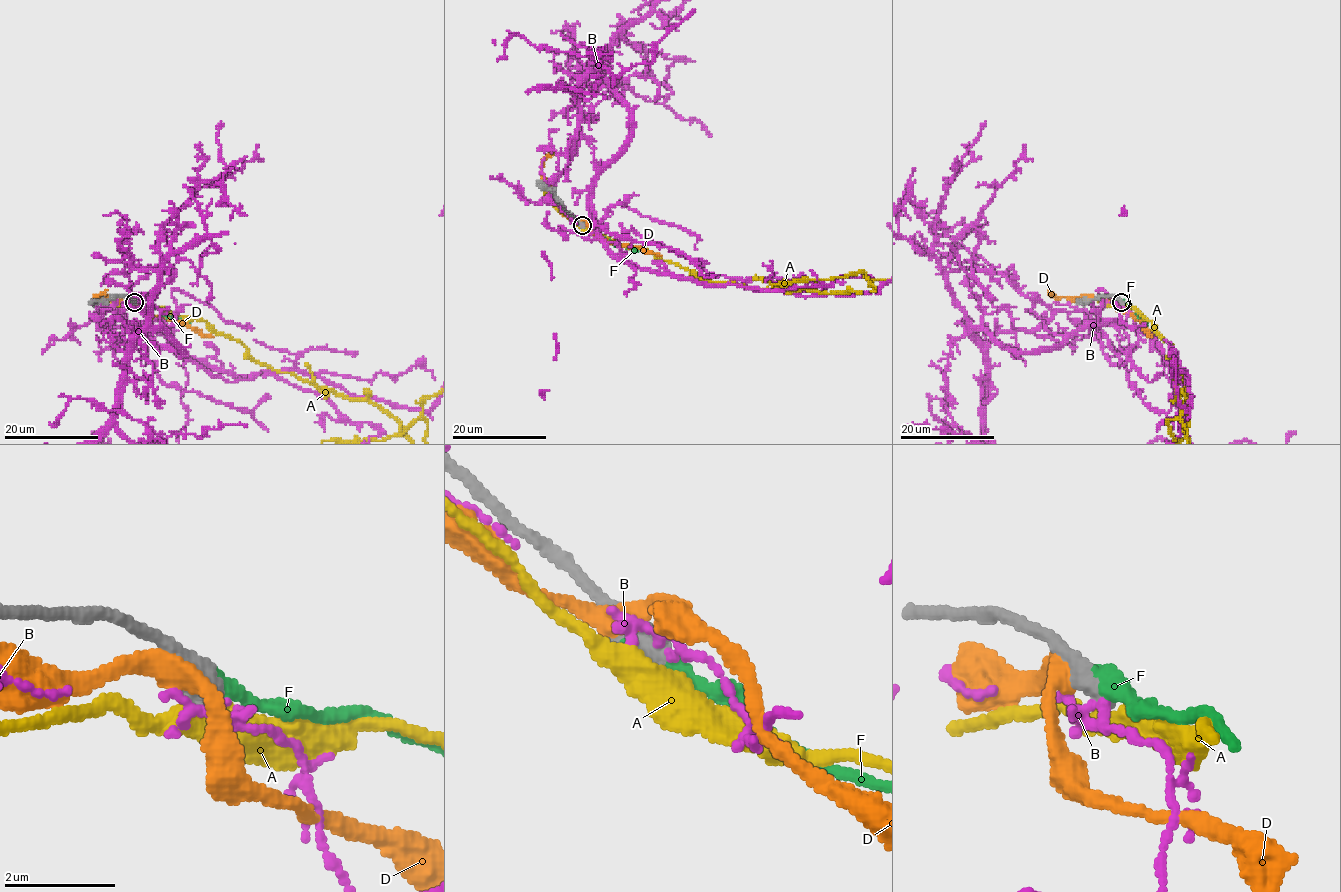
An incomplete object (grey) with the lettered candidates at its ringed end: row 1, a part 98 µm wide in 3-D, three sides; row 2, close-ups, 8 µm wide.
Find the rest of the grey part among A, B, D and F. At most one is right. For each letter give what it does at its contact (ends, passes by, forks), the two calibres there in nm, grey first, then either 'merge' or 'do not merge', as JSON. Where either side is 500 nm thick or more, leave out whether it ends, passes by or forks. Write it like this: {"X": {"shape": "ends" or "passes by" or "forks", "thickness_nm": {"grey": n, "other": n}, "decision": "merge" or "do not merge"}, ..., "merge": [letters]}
{"A": {"thickness_nm": {"grey": 500, "other": 440}, "decision": "do not merge"}, "B": {"thickness_nm": {"grey": 500, "other": 240}, "decision": "do not merge"}, "D": {"thickness_nm": {"grey": 550, "other": 360}, "decision": "do not merge"}, "F": {"thickness_nm": {"grey": 550, "other": 480}, "decision": "merge"}, "merge": ["F"]}

